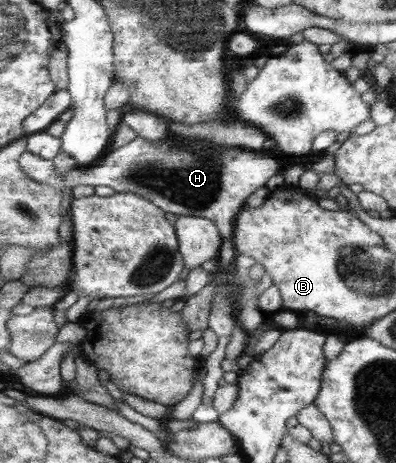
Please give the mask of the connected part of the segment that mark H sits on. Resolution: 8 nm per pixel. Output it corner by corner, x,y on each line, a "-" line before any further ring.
172,133
166,134
161,140
149,140
138,136
134,141
120,149
111,150
94,167
80,169
77,166
70,169
66,175
58,175
54,160
46,160
24,151
19,160
23,171
39,183
47,184
56,190
70,190
80,185
90,185
94,188
100,186
112,187
116,192
132,193
151,200
152,203
163,208
167,213
176,216
199,216
210,219
216,223
223,236
223,247
220,253
218,273
221,273
221,285
209,319
209,327
219,338
216,349
205,359
204,369
207,376
201,380
203,394
200,403
210,406
216,392
220,389
218,381
224,377
224,357
229,339
232,337
236,325
235,306
235,261
237,260
237,247
235,246
235,223
239,214
247,207
247,201
253,194
265,187
267,181
279,172
274,158
262,157
264,153
255,153
241,147
223,147
218,143
213,147
210,155
200,155
189,146
186,138

